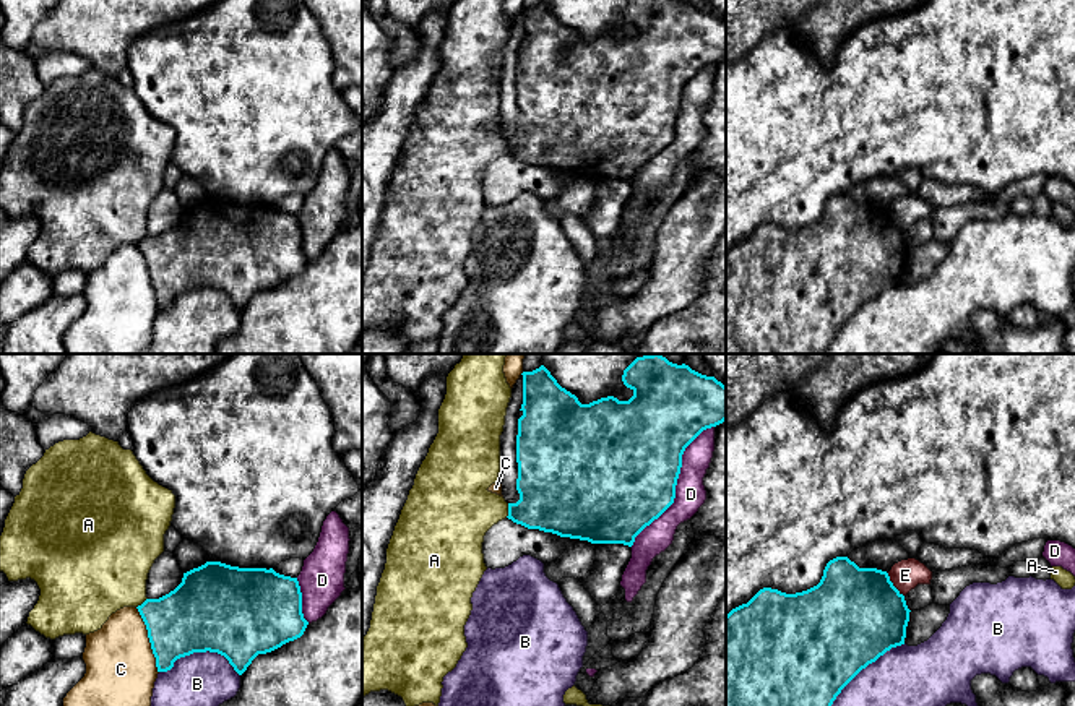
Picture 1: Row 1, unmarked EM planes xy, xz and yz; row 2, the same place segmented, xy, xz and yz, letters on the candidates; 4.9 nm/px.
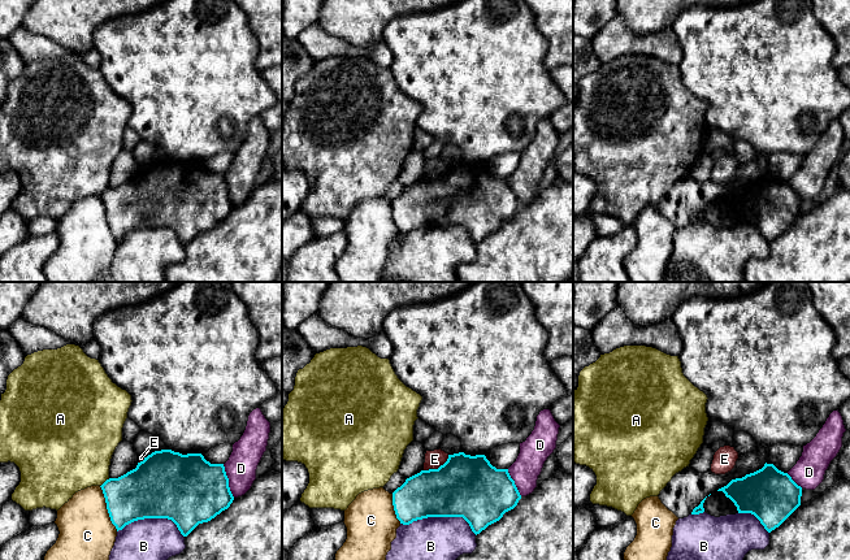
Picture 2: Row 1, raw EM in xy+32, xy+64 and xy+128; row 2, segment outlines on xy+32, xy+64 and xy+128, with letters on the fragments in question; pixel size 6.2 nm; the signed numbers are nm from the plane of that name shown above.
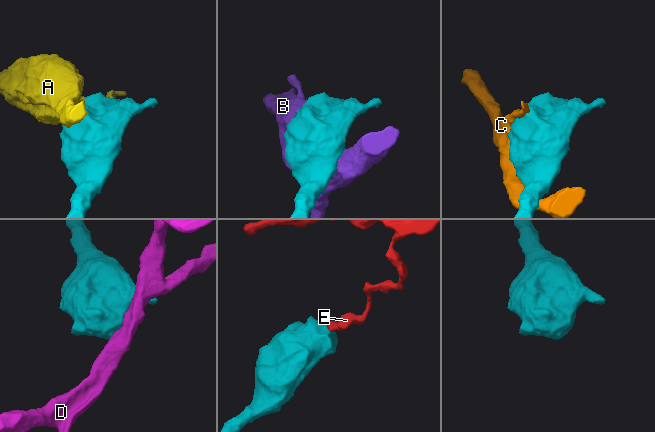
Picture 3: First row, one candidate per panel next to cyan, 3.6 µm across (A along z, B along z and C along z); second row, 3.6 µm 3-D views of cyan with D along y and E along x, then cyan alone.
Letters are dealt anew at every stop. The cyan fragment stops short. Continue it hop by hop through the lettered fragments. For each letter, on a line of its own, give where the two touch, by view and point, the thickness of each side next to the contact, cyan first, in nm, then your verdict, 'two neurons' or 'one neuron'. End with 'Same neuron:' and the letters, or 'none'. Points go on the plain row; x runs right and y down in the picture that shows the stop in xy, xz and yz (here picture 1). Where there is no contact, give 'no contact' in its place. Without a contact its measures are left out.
A: xz (509, 146) | 360/360 nm | two neurons
B: yz (859, 307) | 500/500 nm | two neurons
C: xy (150, 276) | 340/360 nm | two neurons
D: xz (676, 120) | 500/150 nm | two neurons
E: yz (892, 221) | 480/150 nm | two neurons
Same neuron: none

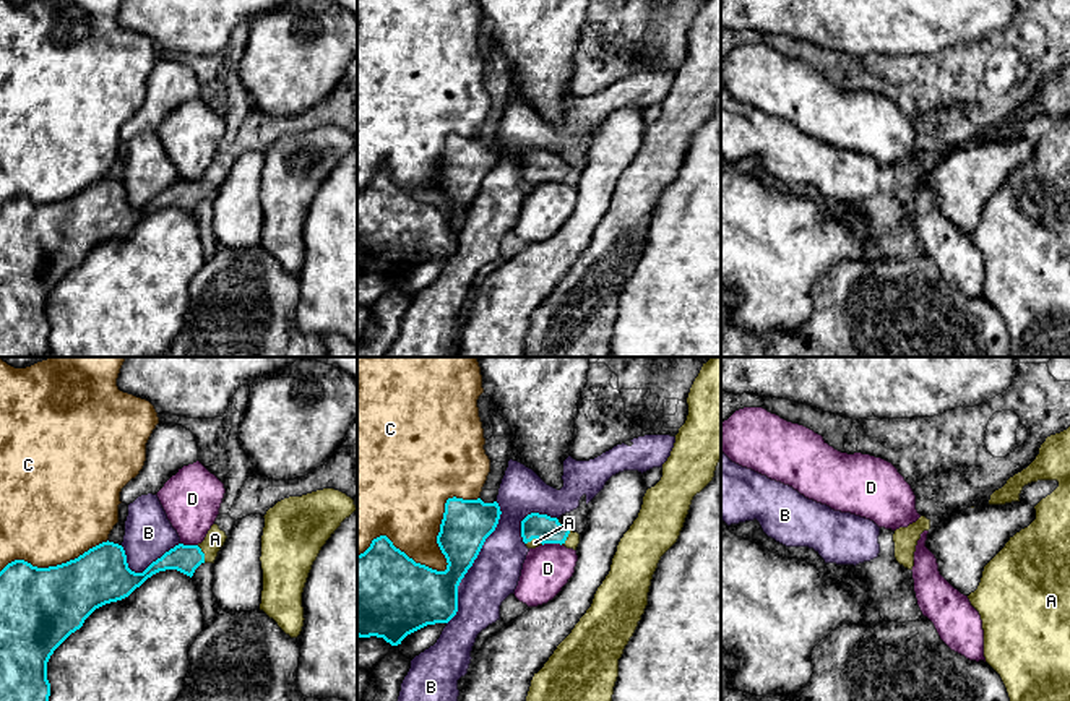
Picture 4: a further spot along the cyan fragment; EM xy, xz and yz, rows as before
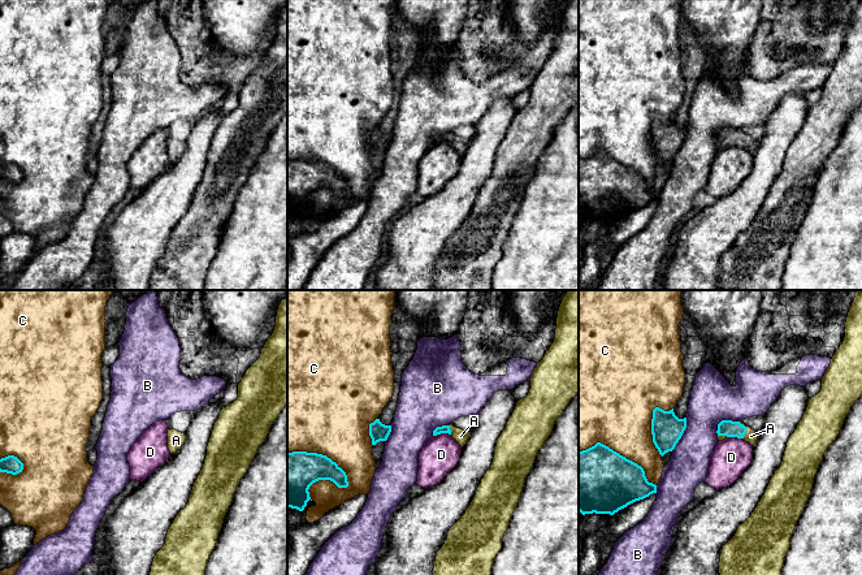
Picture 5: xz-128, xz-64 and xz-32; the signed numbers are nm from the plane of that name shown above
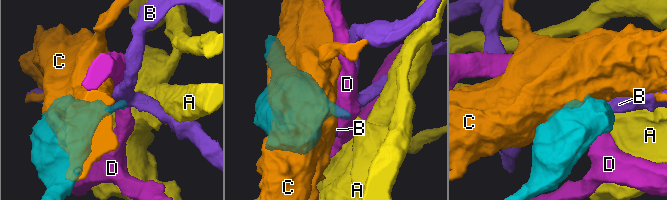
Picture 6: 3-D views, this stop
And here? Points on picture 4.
A: xy (203, 190) | 140/100 nm | one neuron
B: xz (473, 198) | 240/240 nm | two neurons
C: xz (447, 198) | 340/260 nm | two neurons
D: xz (551, 179) | 130/240 nm | two neurons
Same neuron: A

